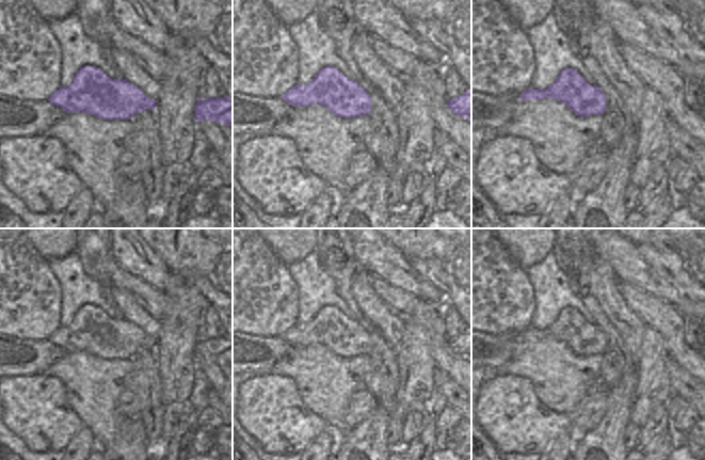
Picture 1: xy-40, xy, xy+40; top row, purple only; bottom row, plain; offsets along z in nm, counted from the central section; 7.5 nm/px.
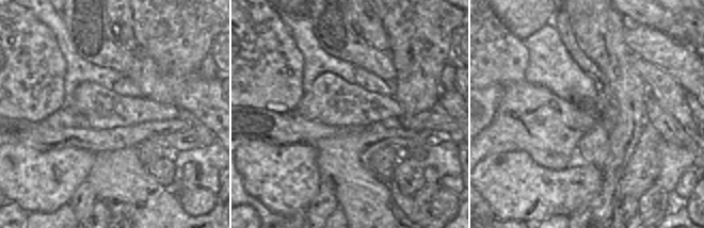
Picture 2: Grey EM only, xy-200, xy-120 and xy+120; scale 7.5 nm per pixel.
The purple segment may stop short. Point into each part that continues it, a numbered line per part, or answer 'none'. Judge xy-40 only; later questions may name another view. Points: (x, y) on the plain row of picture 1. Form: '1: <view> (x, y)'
1: xy-40 (18, 355)

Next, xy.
1: xy (252, 354)

